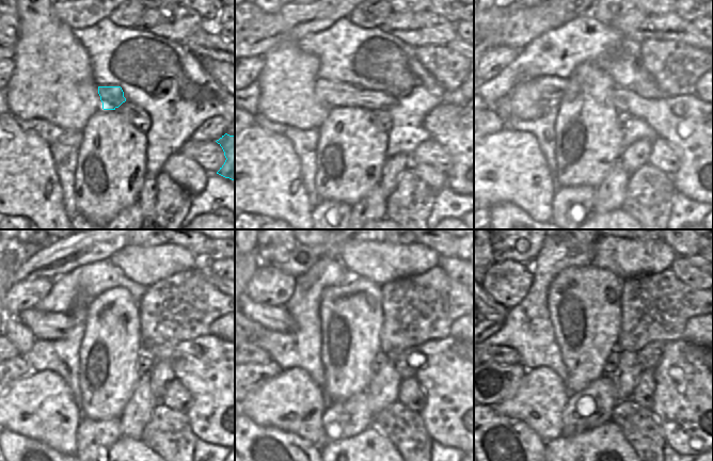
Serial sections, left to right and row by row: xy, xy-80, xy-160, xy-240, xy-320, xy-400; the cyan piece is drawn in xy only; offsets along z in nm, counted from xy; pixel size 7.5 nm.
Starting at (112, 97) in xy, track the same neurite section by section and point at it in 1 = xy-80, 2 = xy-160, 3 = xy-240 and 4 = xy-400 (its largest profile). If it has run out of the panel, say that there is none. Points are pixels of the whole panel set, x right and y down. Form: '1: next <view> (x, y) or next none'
1: next xy-80 (335, 94)
2: next xy-160 (691, 125)
3: next xy-240 (212, 369)
4: next xy-400 (690, 409)

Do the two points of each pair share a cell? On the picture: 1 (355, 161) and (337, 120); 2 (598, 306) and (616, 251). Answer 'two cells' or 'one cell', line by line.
1: one cell
2: two cells

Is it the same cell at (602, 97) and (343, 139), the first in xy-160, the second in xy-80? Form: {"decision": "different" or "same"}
{"decision": "same"}

